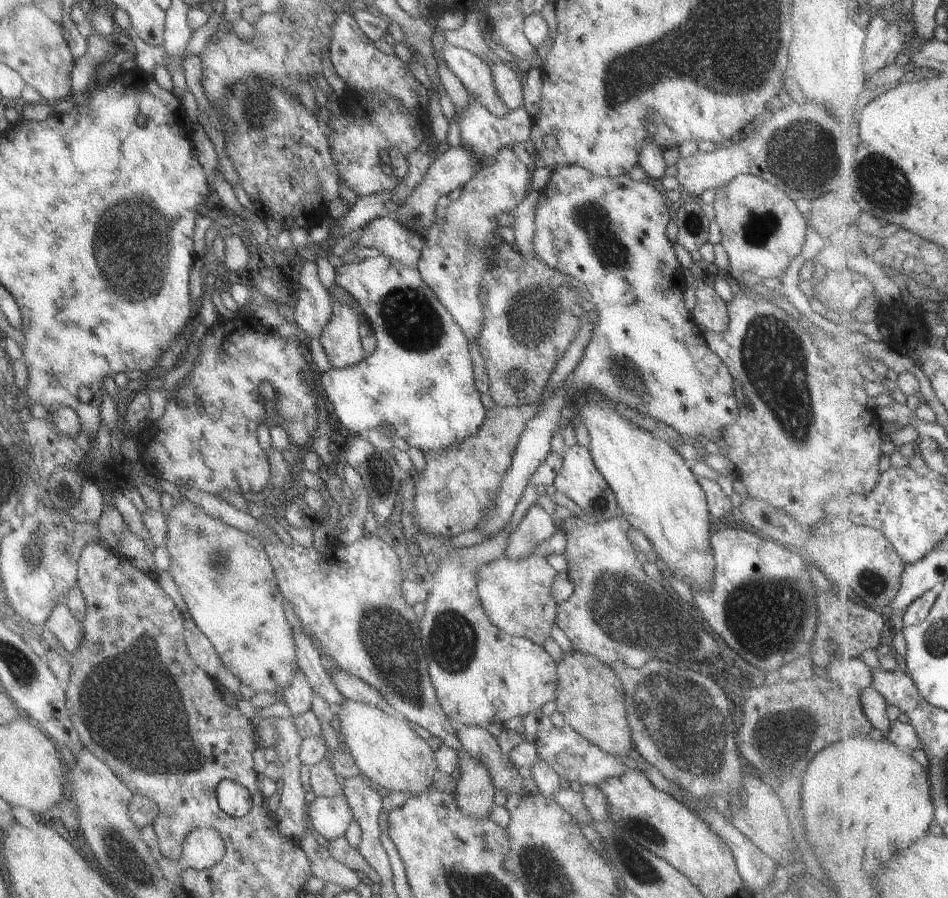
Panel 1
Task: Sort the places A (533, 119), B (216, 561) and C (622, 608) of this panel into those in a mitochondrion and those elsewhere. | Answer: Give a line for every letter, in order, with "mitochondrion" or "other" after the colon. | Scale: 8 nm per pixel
A: other
B: mitochondrion
C: mitochondrion

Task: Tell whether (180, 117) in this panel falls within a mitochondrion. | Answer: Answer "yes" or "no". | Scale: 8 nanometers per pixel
no

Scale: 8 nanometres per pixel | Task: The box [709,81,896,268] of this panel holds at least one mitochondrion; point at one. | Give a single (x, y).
(798, 153)

